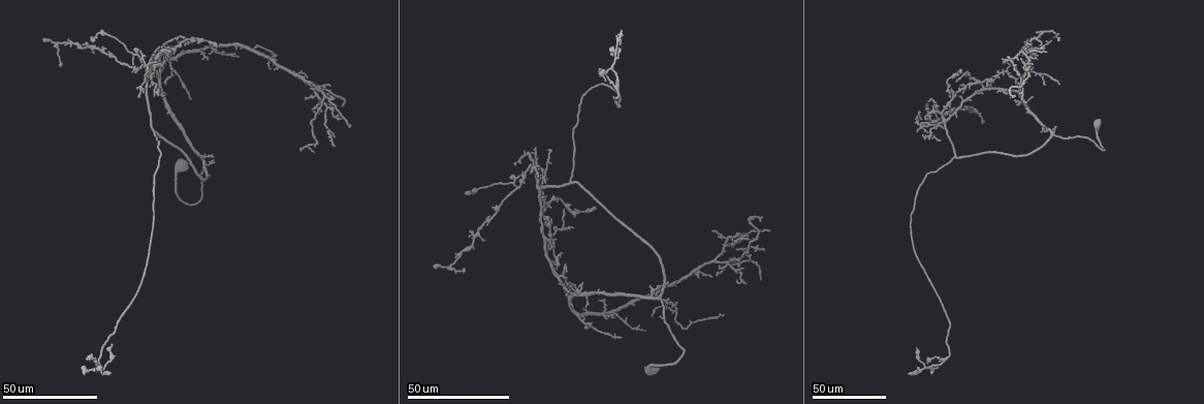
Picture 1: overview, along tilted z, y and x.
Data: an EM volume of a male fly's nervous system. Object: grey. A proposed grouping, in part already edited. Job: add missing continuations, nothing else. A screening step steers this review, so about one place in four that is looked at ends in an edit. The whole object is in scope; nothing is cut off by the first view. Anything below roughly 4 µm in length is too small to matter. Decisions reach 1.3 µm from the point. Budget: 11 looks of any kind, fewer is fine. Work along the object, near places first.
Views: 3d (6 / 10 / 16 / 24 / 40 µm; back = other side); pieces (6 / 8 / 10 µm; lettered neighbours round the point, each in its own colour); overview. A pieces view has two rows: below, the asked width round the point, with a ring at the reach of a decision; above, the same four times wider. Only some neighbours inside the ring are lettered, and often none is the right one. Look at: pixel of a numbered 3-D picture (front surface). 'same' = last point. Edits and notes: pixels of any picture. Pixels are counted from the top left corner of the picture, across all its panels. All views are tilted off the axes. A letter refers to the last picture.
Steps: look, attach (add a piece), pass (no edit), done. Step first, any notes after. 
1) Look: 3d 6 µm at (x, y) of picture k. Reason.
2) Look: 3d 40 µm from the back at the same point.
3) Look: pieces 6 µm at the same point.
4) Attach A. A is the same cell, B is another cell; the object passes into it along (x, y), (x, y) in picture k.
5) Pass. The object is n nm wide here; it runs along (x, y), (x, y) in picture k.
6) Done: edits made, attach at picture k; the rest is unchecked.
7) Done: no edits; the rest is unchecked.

Look: 3d 24 µm at (544, 197) of picture 1. An open end.

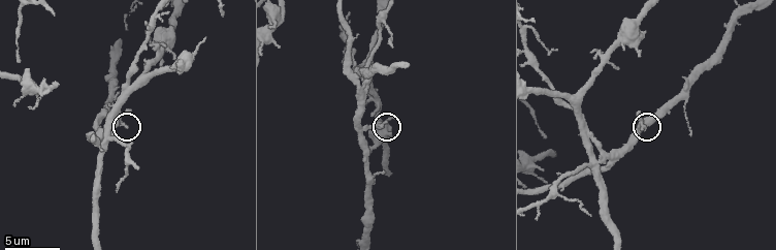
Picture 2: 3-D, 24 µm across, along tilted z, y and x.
Look: 3d 10 µm at (130, 111) of picture 2.

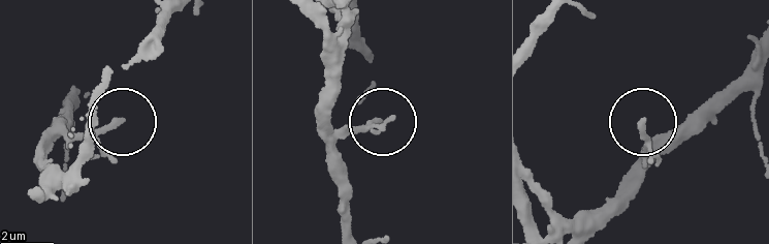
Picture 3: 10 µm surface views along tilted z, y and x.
Look: pieces 6 µm at (643, 124) of picture 3.

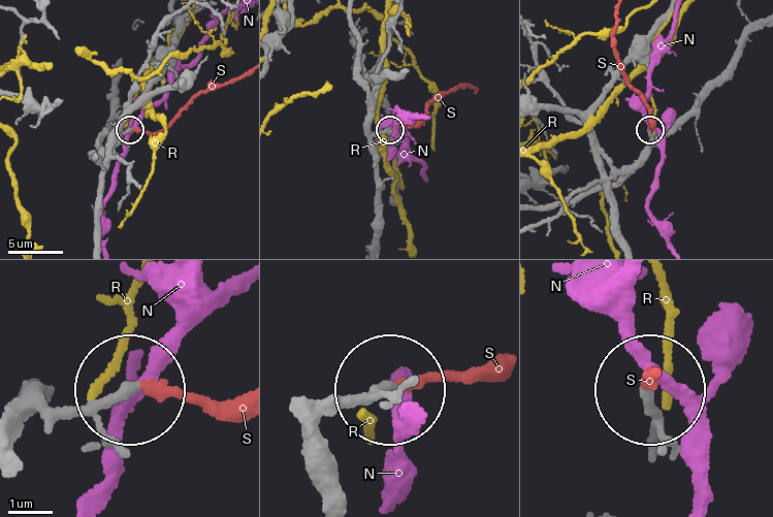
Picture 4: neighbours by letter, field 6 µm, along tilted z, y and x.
Attach S. S is the same cell, N and R are other cells; it goes on there.

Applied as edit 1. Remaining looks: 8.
Look: 3d 40 µm at (535, 147) of picture 1. Thin end.

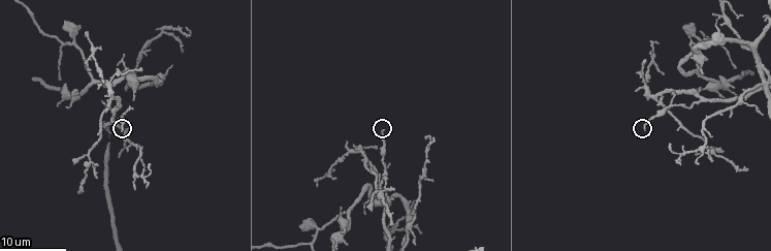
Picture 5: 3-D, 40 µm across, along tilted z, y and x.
Look: 3d 10 µm at (124, 128) of picture 5.

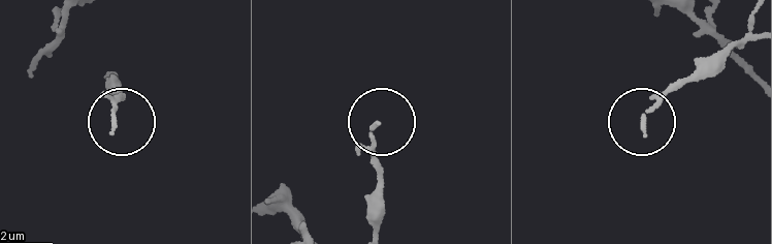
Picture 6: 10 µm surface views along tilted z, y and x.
Look: pieces 8 µm at (643, 133) of picture 6.

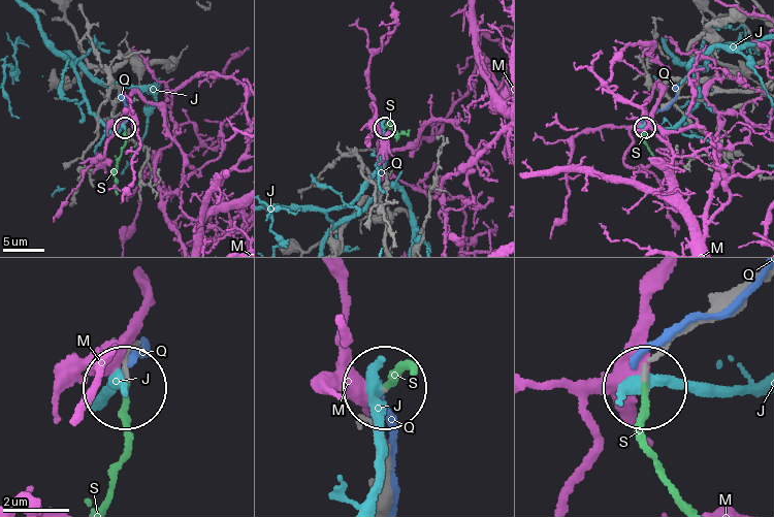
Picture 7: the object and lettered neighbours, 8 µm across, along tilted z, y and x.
Attach S. The object is 130 nm wide here; S is the same cell, J, M and Q are other cells; the object passes into it along (722, 298), (678, 336), (641, 387), (643, 447), (687, 499) in picture 7; it goes on there.

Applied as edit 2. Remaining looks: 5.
Look: overview. Redraw.

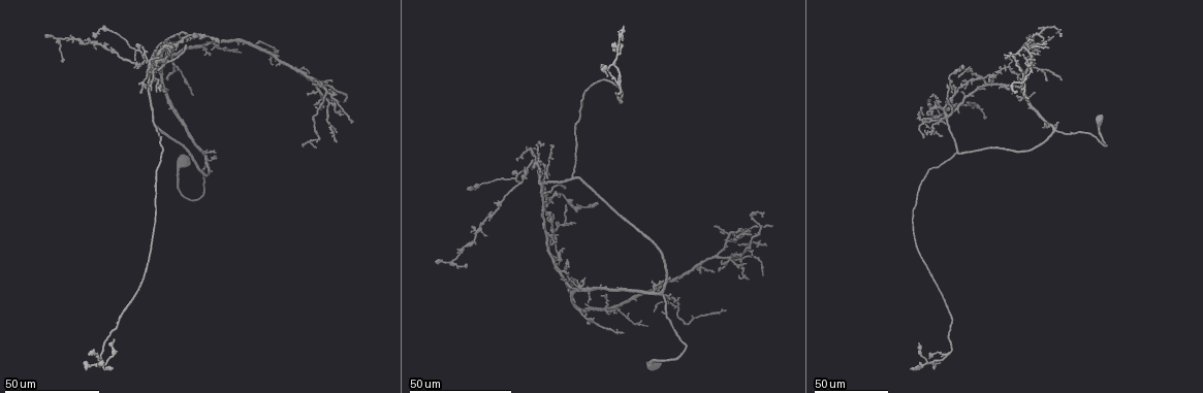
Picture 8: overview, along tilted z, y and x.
Look: 3d 24 µm at (181, 34) of picture 8.

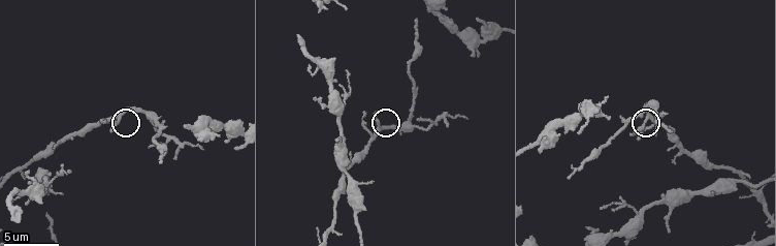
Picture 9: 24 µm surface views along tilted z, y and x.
Look: pieces 8 µm at (637, 136) of picture 9. What lies round it.

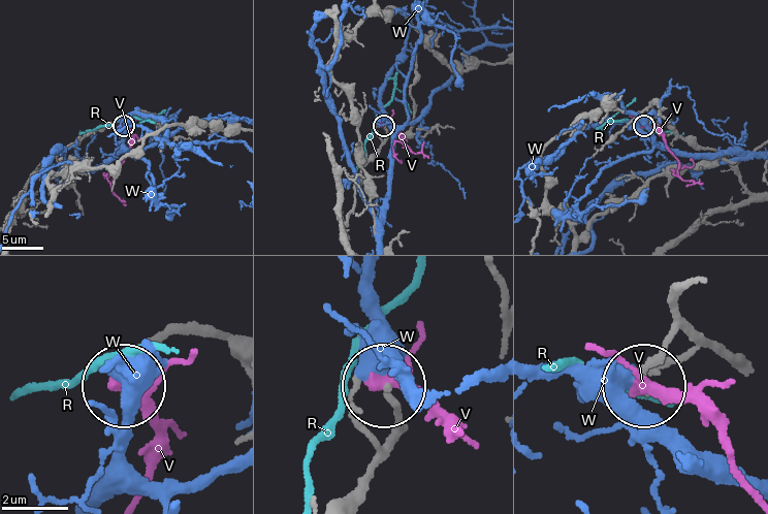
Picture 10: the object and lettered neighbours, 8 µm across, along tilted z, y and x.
Pass. The object is 160 nm wide here; R, V and W are other cells; it runs along (725, 359), (679, 328), (645, 383) in picture 10; none of them fits.

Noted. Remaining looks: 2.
Look: pieces 8 µm at (579, 133) of picture 9. Thin end.

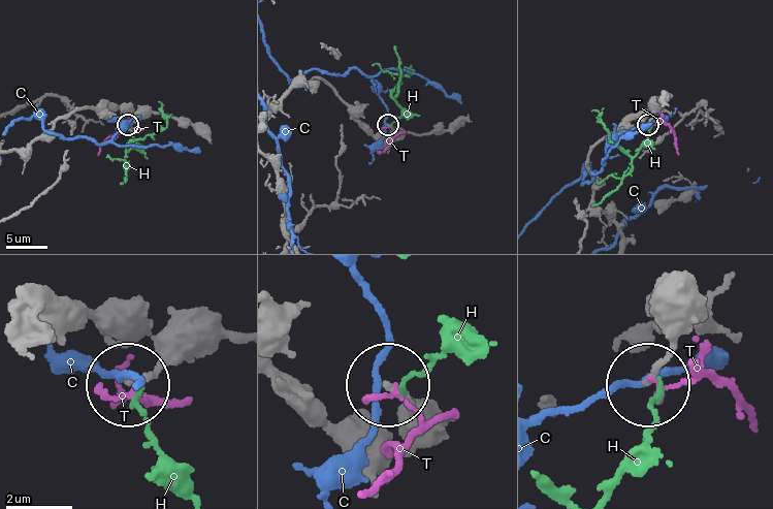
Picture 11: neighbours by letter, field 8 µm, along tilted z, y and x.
Pass. The object is 170 nm wide here; C, H and T are other cells; none of them fits.

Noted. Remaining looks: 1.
Done: edits made, attach at picture 4, attach at picture 7; the rest is unchecked.

